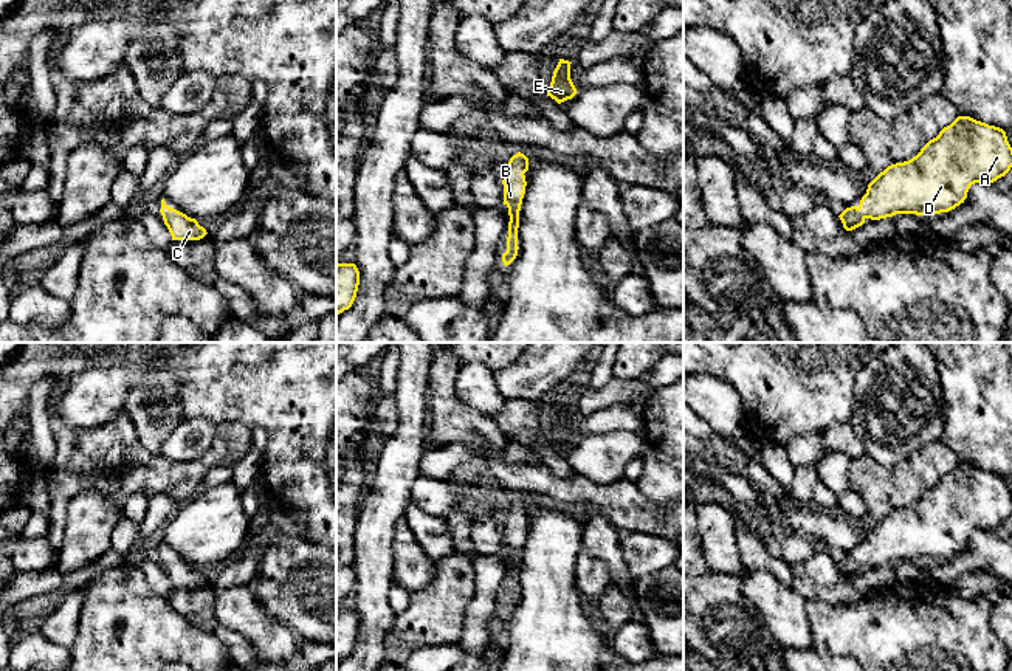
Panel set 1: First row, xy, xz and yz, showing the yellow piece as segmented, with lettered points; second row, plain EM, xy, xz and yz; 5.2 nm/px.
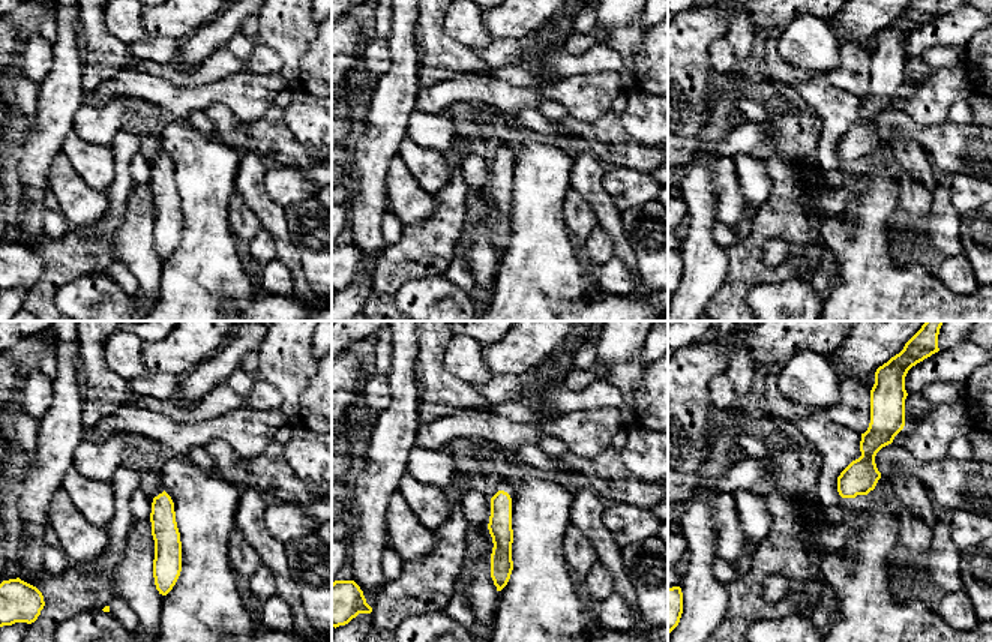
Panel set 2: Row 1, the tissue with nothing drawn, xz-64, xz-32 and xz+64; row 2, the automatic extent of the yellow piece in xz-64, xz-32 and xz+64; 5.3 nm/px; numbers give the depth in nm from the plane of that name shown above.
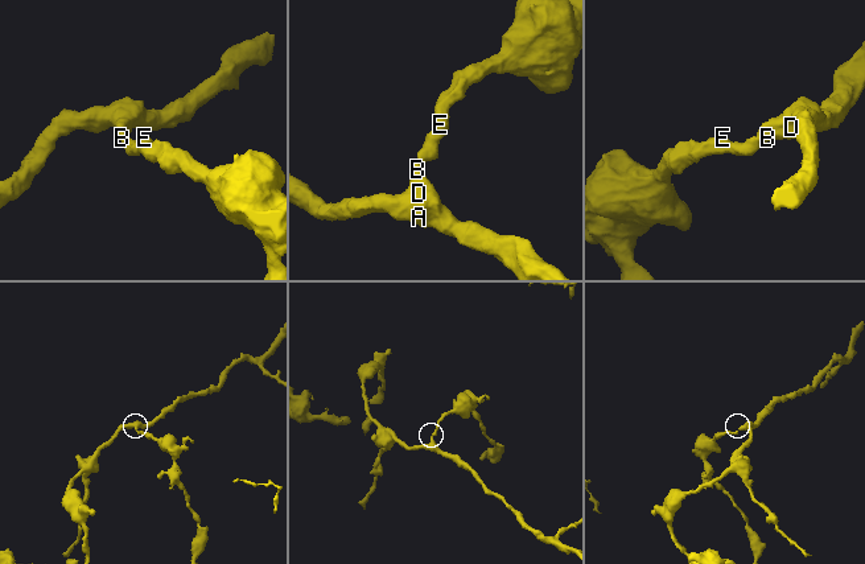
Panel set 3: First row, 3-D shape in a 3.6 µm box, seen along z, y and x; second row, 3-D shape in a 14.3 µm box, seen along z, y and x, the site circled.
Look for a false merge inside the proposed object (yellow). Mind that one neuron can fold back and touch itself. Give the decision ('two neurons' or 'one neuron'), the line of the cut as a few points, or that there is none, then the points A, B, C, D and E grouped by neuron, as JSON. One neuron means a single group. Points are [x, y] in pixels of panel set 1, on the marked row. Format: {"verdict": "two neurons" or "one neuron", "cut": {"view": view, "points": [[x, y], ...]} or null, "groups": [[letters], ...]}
{"verdict": "one neuron", "cut": null, "groups": [["A", "B", "C", "D", "E"]]}

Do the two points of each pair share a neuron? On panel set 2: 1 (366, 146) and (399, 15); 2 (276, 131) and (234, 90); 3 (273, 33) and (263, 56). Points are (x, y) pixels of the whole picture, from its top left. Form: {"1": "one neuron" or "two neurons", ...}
{"1": "one neuron", "2": "two neurons", "3": "two neurons"}

